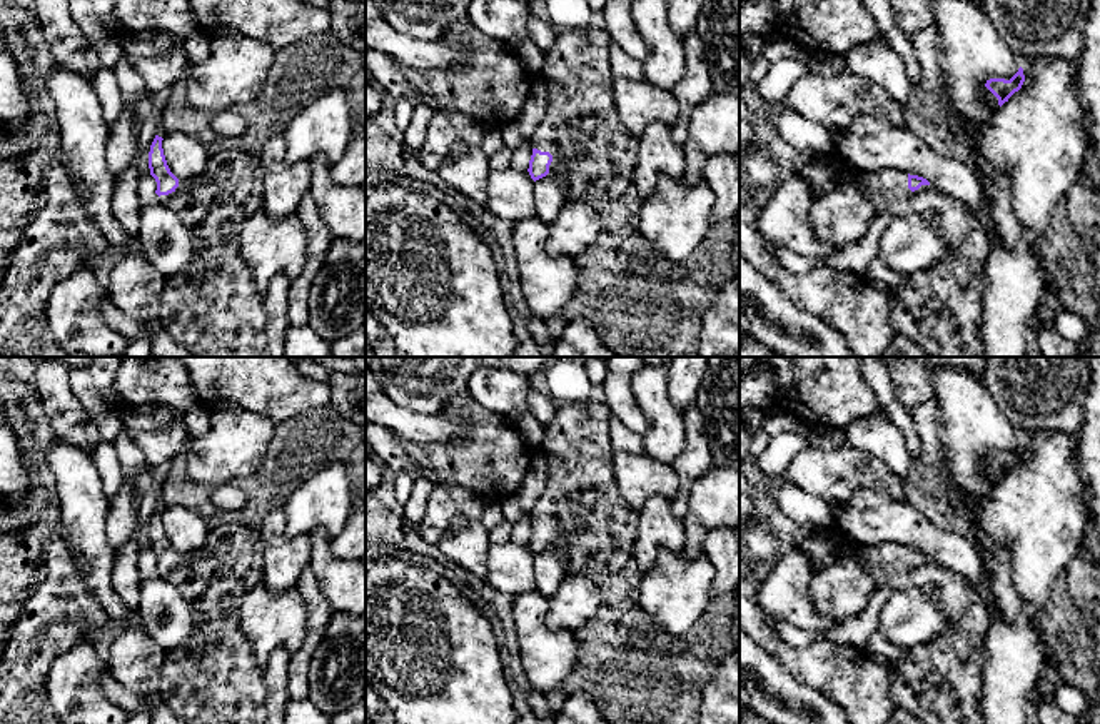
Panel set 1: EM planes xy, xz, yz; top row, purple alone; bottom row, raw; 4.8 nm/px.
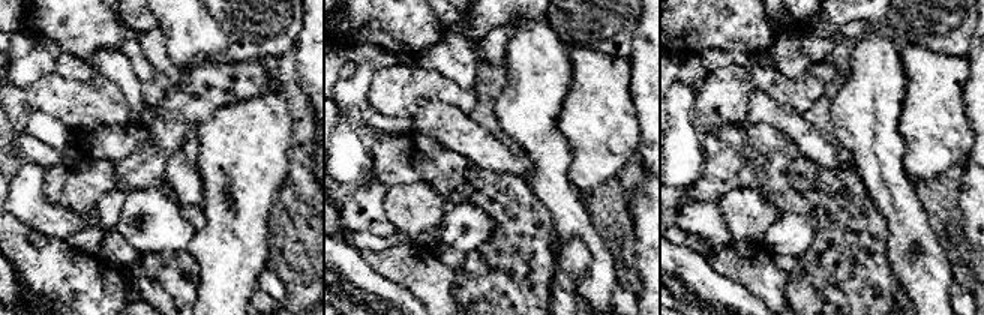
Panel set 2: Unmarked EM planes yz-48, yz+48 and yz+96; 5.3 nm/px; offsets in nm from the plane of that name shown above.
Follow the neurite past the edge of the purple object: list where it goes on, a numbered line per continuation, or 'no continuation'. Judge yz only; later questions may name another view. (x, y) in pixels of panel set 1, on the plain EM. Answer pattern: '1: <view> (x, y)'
1: yz (940, 683)

